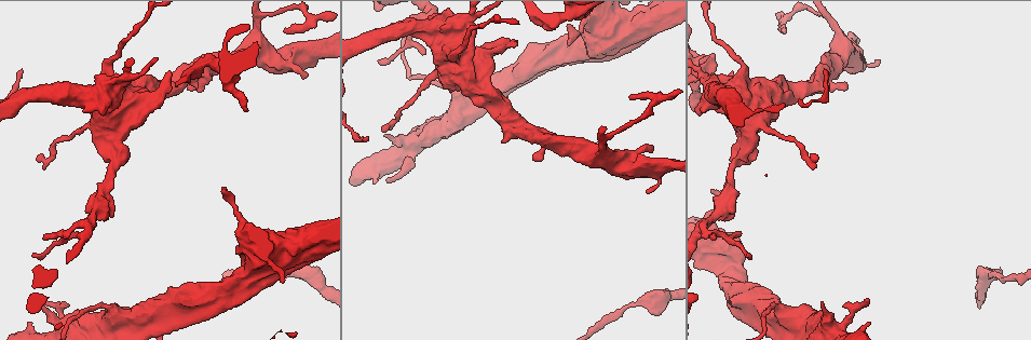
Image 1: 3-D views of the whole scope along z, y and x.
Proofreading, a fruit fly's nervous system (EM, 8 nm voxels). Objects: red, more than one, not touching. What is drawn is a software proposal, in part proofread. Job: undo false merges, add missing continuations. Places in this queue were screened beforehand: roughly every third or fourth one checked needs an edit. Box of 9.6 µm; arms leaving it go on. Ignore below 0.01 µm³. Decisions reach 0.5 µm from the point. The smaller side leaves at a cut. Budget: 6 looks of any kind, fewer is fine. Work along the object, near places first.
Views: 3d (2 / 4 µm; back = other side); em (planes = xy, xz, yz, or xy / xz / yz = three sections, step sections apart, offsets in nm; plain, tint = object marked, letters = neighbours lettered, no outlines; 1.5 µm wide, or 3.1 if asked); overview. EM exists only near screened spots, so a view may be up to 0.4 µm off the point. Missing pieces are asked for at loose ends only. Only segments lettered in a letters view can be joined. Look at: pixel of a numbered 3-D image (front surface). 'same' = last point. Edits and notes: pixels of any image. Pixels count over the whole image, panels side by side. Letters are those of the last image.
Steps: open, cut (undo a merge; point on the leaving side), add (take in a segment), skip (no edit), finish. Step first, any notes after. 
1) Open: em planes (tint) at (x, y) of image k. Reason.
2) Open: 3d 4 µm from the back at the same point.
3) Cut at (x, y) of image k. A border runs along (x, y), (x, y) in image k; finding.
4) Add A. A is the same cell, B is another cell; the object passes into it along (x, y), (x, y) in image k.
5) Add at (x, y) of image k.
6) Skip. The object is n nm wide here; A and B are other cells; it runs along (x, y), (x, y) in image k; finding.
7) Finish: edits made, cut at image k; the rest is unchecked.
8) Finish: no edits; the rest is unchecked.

Open: em xz step 8 (letters) at (716, 238) of image 1.

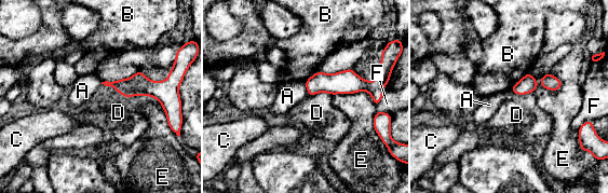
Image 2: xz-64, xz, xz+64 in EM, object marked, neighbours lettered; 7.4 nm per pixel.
Open: em planes (letters) at the same point. Cut it another way.

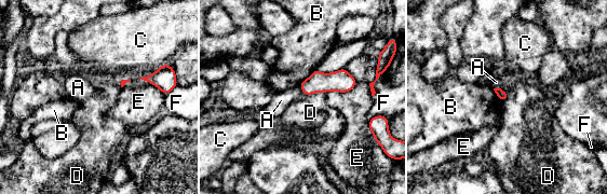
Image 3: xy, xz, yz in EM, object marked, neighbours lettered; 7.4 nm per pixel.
Skip. The longest contact is with E, 260 nm; A, B, C, D, E and F are other cells; no lettered segment goes on from it.

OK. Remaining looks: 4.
Open: em xz step 4 (letters) at (867, 298) of image 1. Free end.

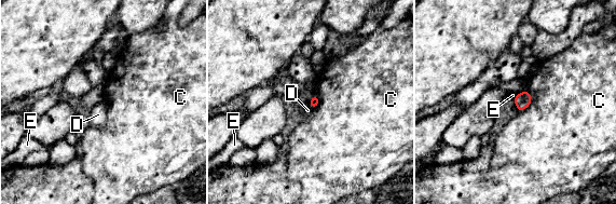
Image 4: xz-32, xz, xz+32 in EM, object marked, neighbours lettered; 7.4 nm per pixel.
Skip. The longest contact is with C, 180 nm; C, D and E are other cells; a border runs along (308, 103), (313, 109) in image 4; none of them fits.

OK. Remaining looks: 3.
Open: em planes (tint) at (471, 18) of image 1. Thick turns thin.

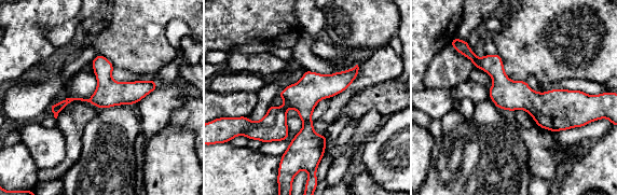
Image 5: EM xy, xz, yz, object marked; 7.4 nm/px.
Open: em planes (letters) at the same point.

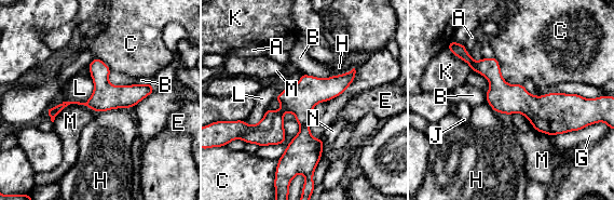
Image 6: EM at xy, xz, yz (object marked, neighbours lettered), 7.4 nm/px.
Skip. A, B, C, E, G, H, J, K, L, M and N are other cells; all the same neuron.

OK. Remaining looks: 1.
Finish: no edits; the rest is unchecked.

